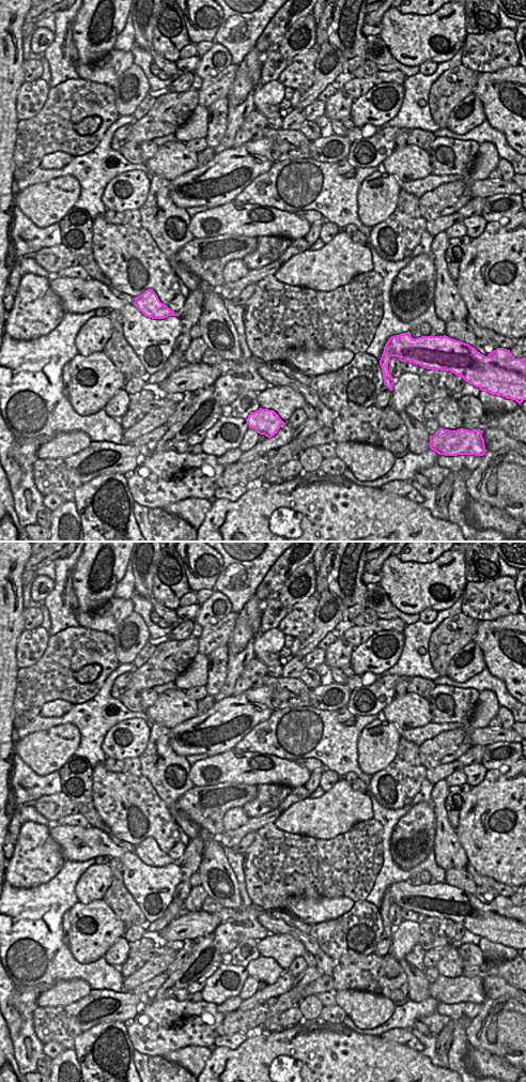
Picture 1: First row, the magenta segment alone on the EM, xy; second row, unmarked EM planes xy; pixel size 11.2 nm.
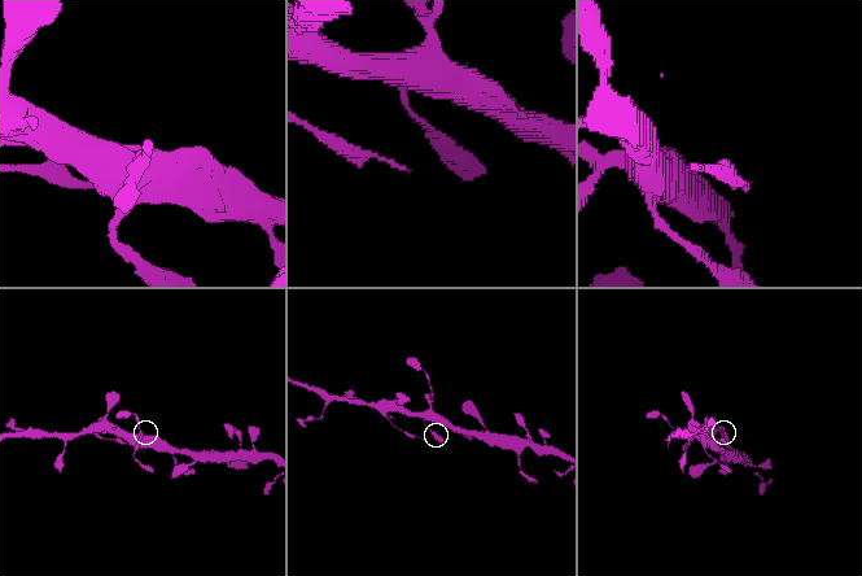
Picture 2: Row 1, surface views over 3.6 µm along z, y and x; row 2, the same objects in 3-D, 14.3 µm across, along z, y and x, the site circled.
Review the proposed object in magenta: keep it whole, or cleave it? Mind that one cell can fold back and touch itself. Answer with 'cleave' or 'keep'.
keep

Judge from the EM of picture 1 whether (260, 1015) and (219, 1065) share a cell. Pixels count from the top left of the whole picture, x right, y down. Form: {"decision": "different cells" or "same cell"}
{"decision": "different cells"}

